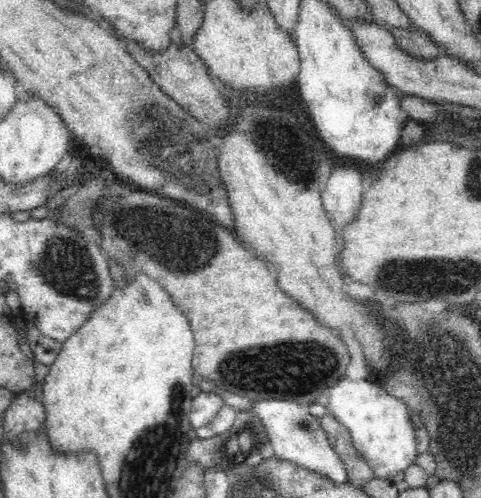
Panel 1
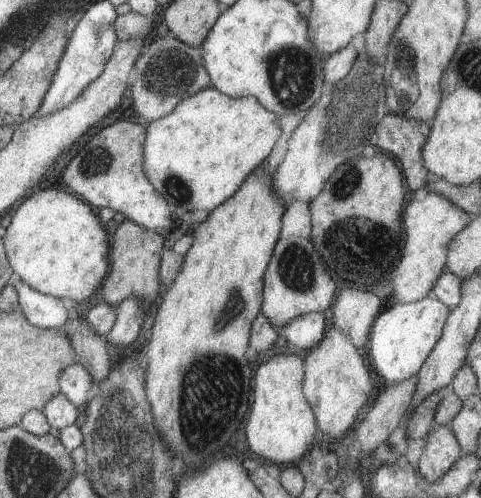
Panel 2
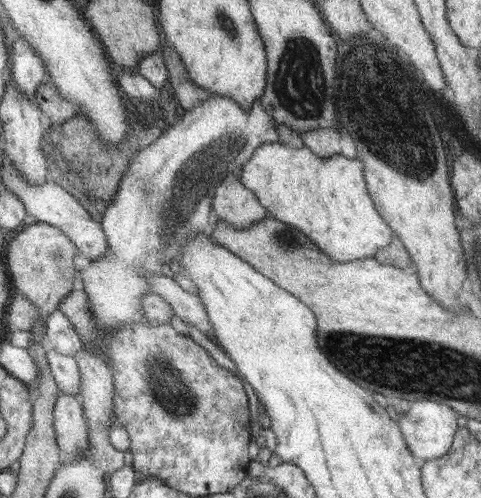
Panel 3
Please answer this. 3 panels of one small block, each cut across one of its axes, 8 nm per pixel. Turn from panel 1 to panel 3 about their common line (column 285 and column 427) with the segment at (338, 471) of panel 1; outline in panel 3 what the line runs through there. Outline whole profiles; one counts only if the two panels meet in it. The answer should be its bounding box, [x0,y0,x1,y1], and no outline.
[399,402,461,462]

